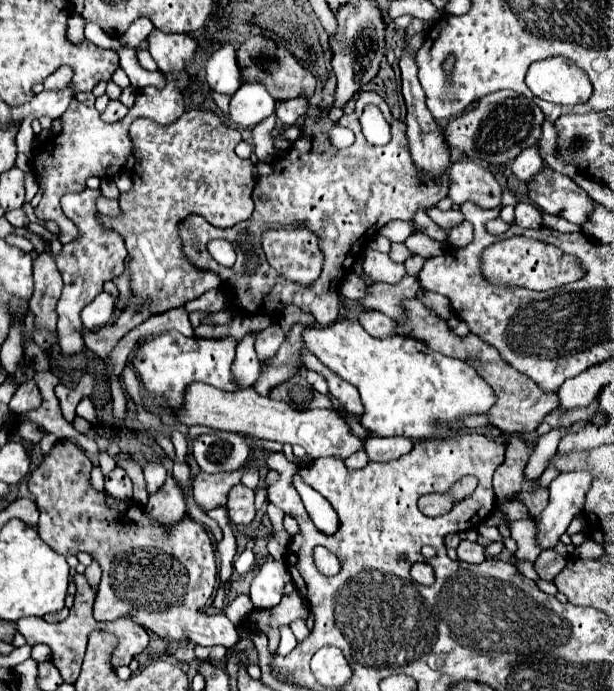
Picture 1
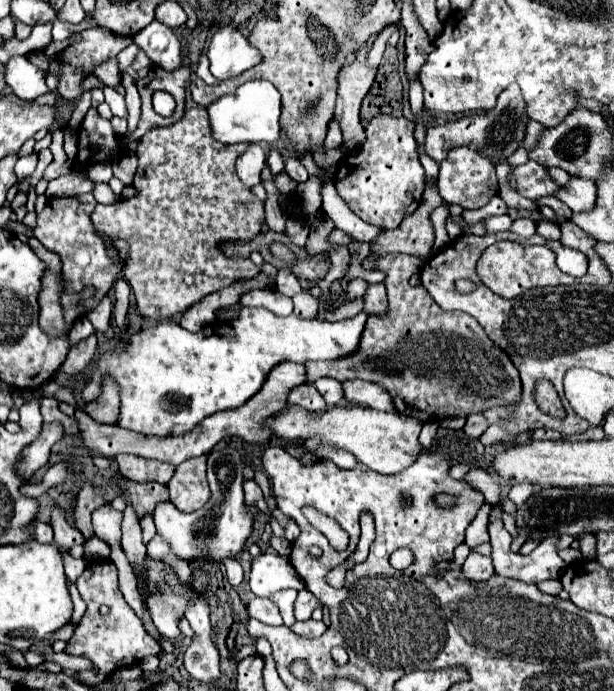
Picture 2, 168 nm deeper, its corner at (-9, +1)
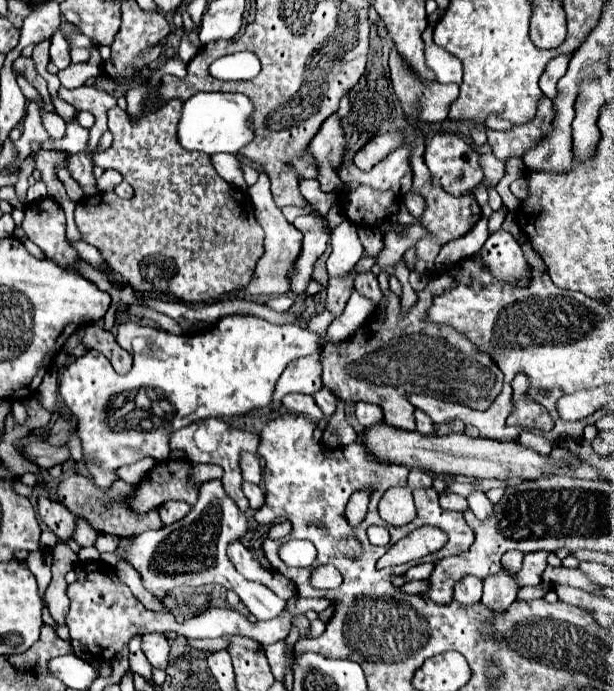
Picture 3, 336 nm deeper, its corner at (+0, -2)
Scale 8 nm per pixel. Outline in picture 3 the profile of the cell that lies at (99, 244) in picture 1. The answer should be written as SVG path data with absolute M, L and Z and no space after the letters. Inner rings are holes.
M50 197L32 203L24 209L24 221L20 225L28 239L32 239L48 259L72 269L78 253L68 245L66 219L62 207Z

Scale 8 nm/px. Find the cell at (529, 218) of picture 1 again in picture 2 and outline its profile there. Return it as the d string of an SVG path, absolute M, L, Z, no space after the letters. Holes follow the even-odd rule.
M517 218L517 220L513 222L511 230L517 232L517 234L521 234L521 236L525 236L525 238L529 238L529 236L535 234L535 230L537 230L537 222L533 222L531 218Z

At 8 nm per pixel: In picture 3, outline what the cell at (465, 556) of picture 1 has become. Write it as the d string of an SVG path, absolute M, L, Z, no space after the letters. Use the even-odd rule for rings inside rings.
M464 577L456 589L454 589L454 599L464 603L464 605L474 605L482 599L482 581L476 577Z

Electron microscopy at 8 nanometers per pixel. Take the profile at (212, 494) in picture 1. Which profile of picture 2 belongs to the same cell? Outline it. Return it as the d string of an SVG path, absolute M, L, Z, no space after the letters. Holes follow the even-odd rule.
M205 456L189 458L187 462L179 464L173 478L169 480L167 488L171 494L171 502L181 512L195 512L197 508L209 502L209 482L205 474Z

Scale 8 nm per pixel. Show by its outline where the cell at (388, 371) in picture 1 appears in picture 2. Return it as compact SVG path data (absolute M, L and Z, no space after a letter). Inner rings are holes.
M241 308L239 318L231 322L213 322L197 334L181 328L175 322L163 322L133 334L129 338L125 352L107 352L97 362L91 376L87 378L81 394L87 402L97 400L101 376L109 372L121 386L121 414L117 418L117 424L121 428L129 428L141 434L155 434L155 436L185 434L193 430L193 426L199 424L205 416L221 412L221 410L229 410L229 408L239 408L241 404L245 404L247 398L259 392L269 370L283 360L333 362L337 358L345 358L347 354L355 354L361 334L365 330L365 322L367 322L365 312L349 320L327 322L327 320L301 320L295 314L287 318L279 318L267 308Z

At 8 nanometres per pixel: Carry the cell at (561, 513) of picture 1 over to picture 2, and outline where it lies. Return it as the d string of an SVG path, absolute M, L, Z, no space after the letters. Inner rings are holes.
M497 514L491 516L491 522L489 522L489 534L491 534L491 546L493 546L493 566L495 566L495 572L501 574L501 576L507 576L507 578L517 578L517 580L523 580L527 584L537 584L541 580L547 580L547 578L559 578L563 568L565 568L565 562L559 558L557 554L557 542L559 542L559 536L553 536L553 538L545 538L531 554L523 556L523 554L515 554L511 552L511 536L509 532L503 528L503 522L497 518Z

